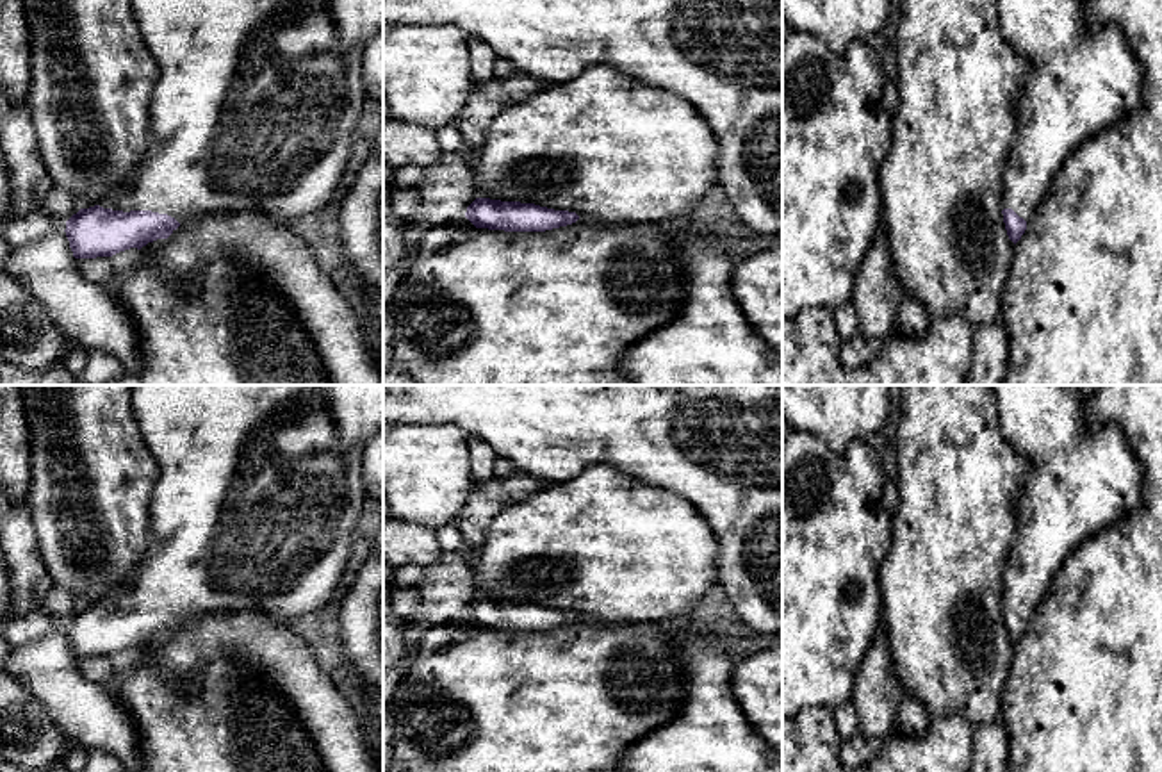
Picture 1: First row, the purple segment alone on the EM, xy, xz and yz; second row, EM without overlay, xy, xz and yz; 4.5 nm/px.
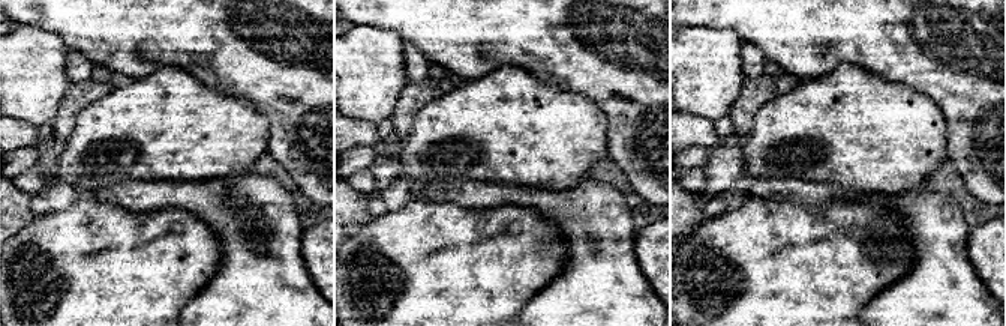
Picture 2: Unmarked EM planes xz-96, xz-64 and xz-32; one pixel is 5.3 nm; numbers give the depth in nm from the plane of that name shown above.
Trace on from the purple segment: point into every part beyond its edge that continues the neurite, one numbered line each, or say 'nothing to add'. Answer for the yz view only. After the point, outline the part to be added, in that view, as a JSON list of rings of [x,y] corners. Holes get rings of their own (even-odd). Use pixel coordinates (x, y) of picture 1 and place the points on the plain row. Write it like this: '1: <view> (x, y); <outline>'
1: yz (1084, 478); [[[989,385],[996,396],[996,407],[1000,414],[1002,433],[1011,444],[1011,448],[1023,455],[1032,464],[1032,472],[1027,478],[1023,494],[1019,496],[1014,512],[1016,512],[1016,531],[1014,540],[1005,560],[1003,567],[1003,608],[1012,608],[1025,620],[1035,612],[1041,597],[1048,590],[1053,576],[1062,567],[1064,560],[1089,537],[1096,535],[1100,530],[1117,522],[1123,515],[1130,513],[1141,505],[1142,490],[1142,469],[1139,458],[1132,451],[1128,440],[1116,424],[1096,426],[1089,421],[1087,405],[1089,398],[1080,396],[1071,385]]]

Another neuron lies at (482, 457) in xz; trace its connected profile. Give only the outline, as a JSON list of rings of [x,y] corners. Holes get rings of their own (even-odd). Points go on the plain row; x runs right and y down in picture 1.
[[[467,435],[469,460],[472,467],[472,480],[485,481],[494,476],[495,453],[487,442]]]

